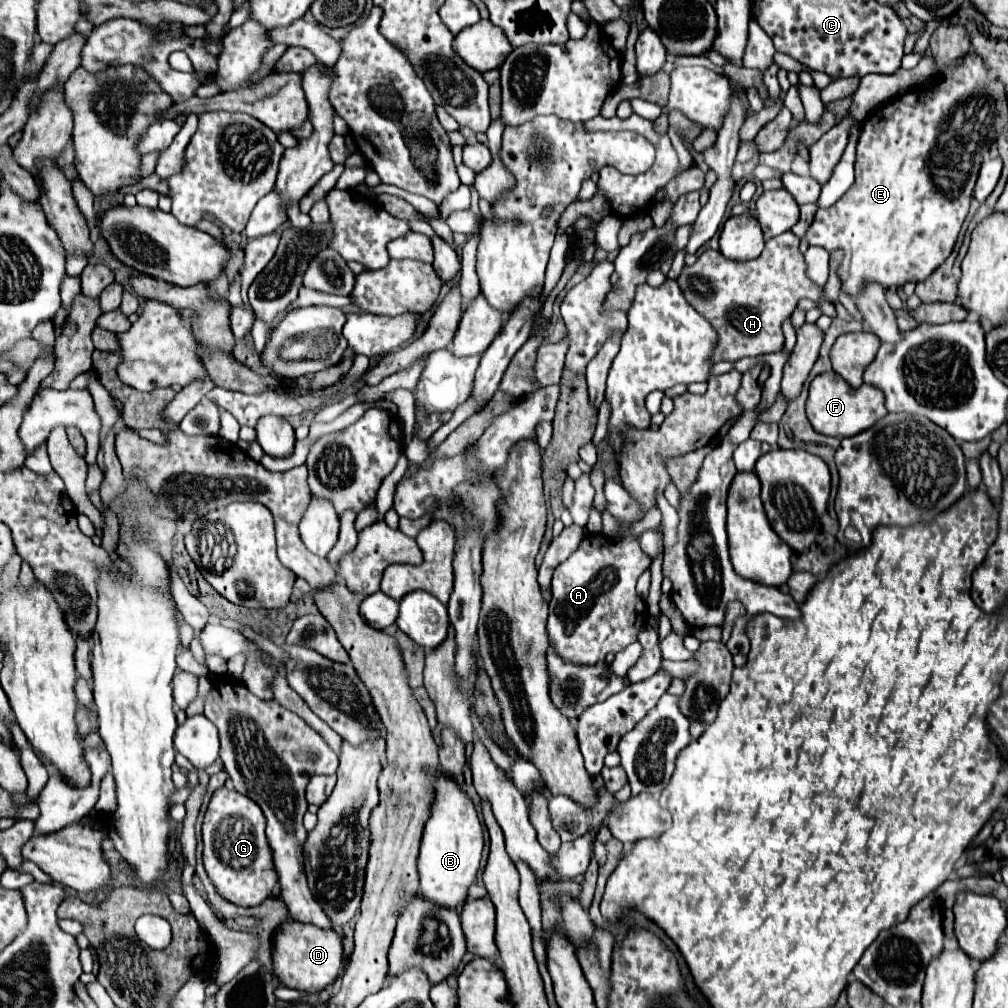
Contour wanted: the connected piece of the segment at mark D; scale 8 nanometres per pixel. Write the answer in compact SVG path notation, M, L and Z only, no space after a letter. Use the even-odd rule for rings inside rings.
M285 922L279 926L273 938L273 966L277 978L287 988L297 988L307 994L321 992L329 984L333 984L345 970L343 940L333 928L321 930L313 924Z

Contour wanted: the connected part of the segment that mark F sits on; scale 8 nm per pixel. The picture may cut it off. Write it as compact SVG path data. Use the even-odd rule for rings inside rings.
M835 372L819 374L809 386L809 400L807 400L807 418L819 434L847 438L855 436L867 428L871 428L877 420L887 416L885 396L879 388L861 384L859 388L851 388L845 380L841 380Z

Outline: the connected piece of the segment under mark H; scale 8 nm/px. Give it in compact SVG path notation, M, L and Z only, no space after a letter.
M793 232L779 234L777 238L767 240L765 250L759 258L747 260L747 262L735 262L727 260L717 250L705 250L695 266L685 266L683 274L677 278L687 302L705 318L709 318L711 326L715 326L719 334L717 342L717 362L721 360L739 360L745 356L759 356L769 352L779 352L785 344L783 336L783 322L793 314L797 302L801 298L809 298L817 302L819 298L825 298L823 290L817 288L807 276L805 276L805 260L799 252L799 238Z

